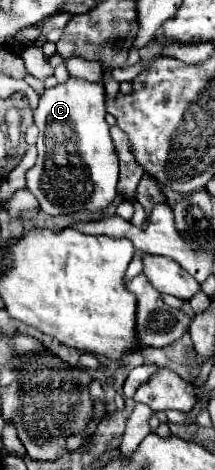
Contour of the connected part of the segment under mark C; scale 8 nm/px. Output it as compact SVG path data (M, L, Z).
M70 76L64 84L48 88L34 110L34 122L40 128L38 160L26 180L40 208L48 216L106 208L116 196L118 154L106 124L104 80L86 82Z

